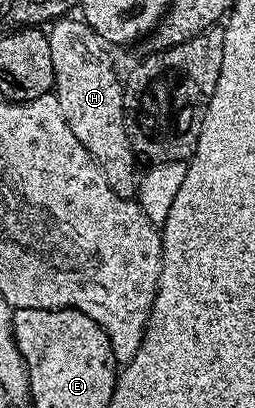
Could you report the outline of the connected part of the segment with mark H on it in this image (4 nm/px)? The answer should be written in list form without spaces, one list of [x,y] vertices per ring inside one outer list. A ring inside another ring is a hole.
[[[62,18],[48,25],[47,35],[51,46],[53,67],[53,92],[59,102],[59,110],[71,126],[71,134],[91,154],[95,166],[107,178],[107,186],[125,200],[138,195],[138,157],[129,140],[125,125],[125,94],[122,81],[109,61],[106,45],[84,19]]]

